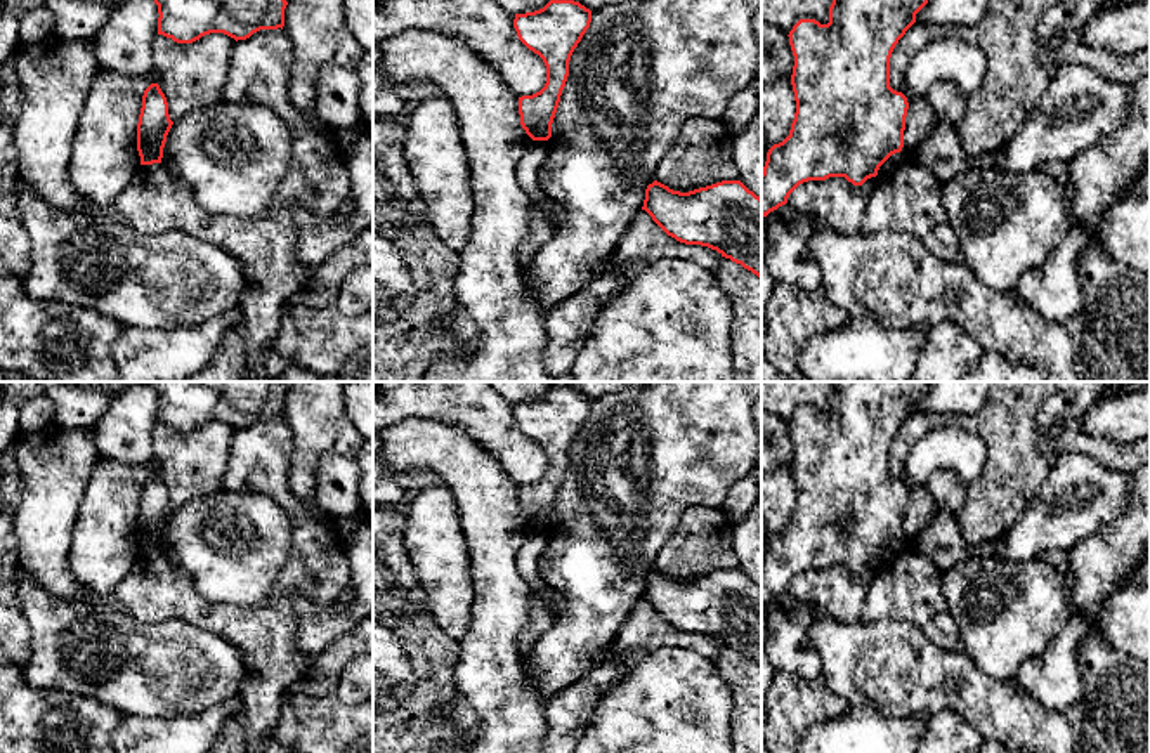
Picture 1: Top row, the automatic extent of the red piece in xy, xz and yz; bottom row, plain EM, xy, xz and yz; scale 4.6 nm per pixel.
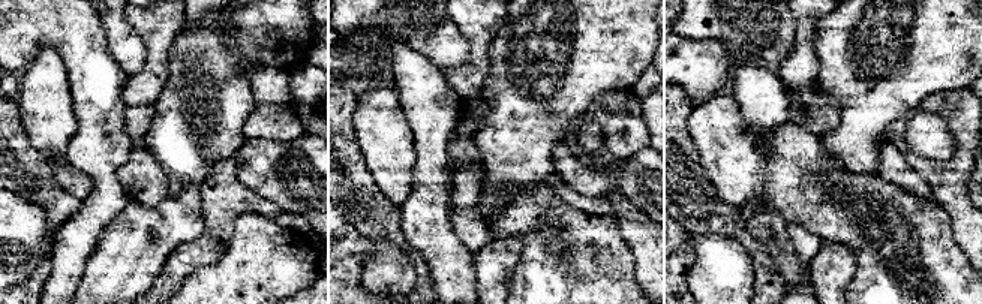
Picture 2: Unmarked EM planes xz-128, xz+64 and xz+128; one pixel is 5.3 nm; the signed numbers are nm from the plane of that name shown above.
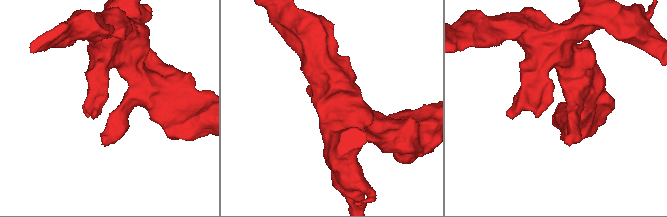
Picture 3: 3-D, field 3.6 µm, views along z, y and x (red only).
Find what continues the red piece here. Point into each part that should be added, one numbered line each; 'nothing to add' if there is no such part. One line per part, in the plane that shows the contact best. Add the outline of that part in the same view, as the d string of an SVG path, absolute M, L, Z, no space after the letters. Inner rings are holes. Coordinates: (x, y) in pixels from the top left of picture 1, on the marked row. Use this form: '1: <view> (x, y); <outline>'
nothing to add

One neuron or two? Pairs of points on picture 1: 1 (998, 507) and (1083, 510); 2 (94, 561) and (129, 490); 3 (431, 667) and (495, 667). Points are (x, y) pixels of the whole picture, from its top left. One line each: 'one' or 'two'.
1: two
2: one
3: two

